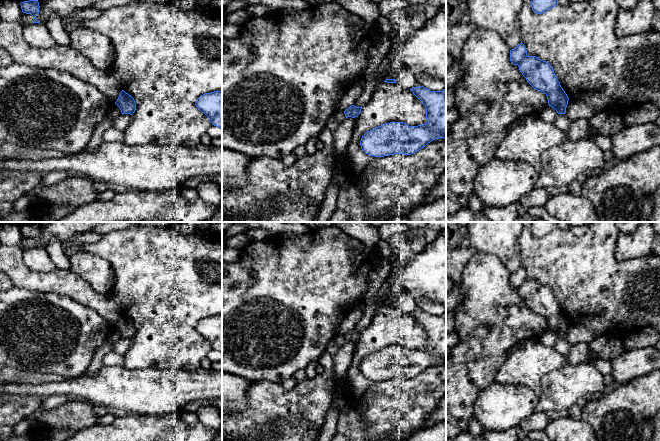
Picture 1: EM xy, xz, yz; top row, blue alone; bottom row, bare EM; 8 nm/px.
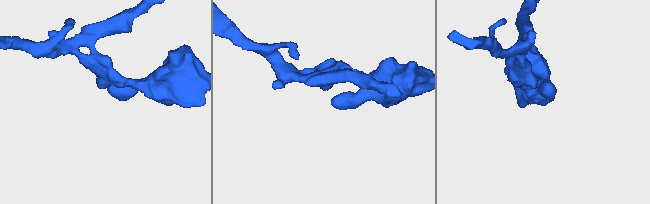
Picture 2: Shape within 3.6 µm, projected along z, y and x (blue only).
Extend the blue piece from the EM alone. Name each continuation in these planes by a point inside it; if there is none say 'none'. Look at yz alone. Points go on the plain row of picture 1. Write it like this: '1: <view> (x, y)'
none

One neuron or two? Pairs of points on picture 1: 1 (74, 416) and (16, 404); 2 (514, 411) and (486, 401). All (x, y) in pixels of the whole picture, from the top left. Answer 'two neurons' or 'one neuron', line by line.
1: one neuron
2: one neuron

